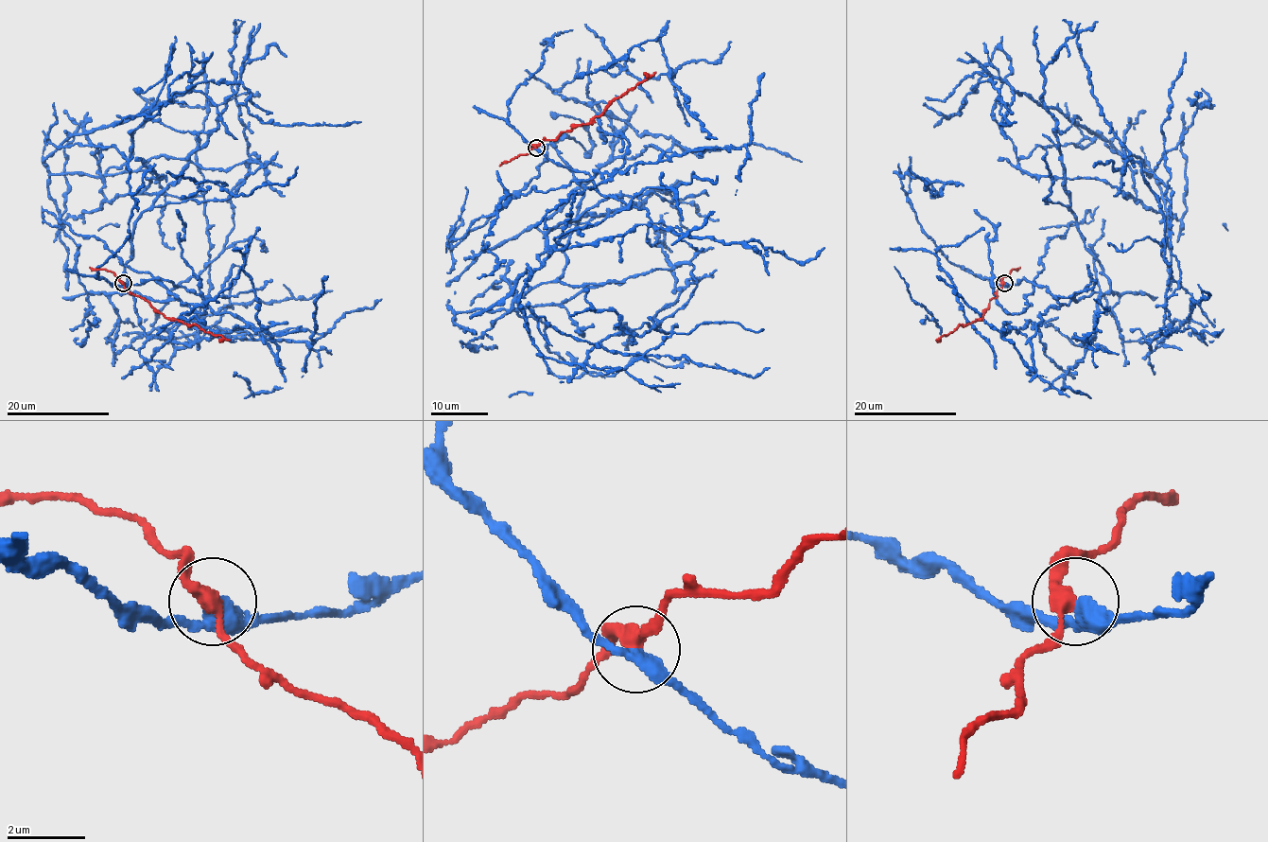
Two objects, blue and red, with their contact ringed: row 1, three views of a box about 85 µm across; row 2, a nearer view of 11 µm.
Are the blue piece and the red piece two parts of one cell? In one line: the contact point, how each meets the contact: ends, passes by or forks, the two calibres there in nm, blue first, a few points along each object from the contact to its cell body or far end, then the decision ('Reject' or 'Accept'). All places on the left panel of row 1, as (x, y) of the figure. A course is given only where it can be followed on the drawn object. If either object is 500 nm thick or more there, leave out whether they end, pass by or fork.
Place: (123, 283). At the ring blue passes by. At the ring red passes by. Thickness 360 nm (blue) against 320 nm. Course of blue: (122, 283), (206, 306), (125, 272), (208, 137), (121, 121), (183, 72), (142, 114), (213, 81), (361, 122). Course of red: (122, 283), (165, 318), (197, 324), (205, 332), (230, 340). Reject

